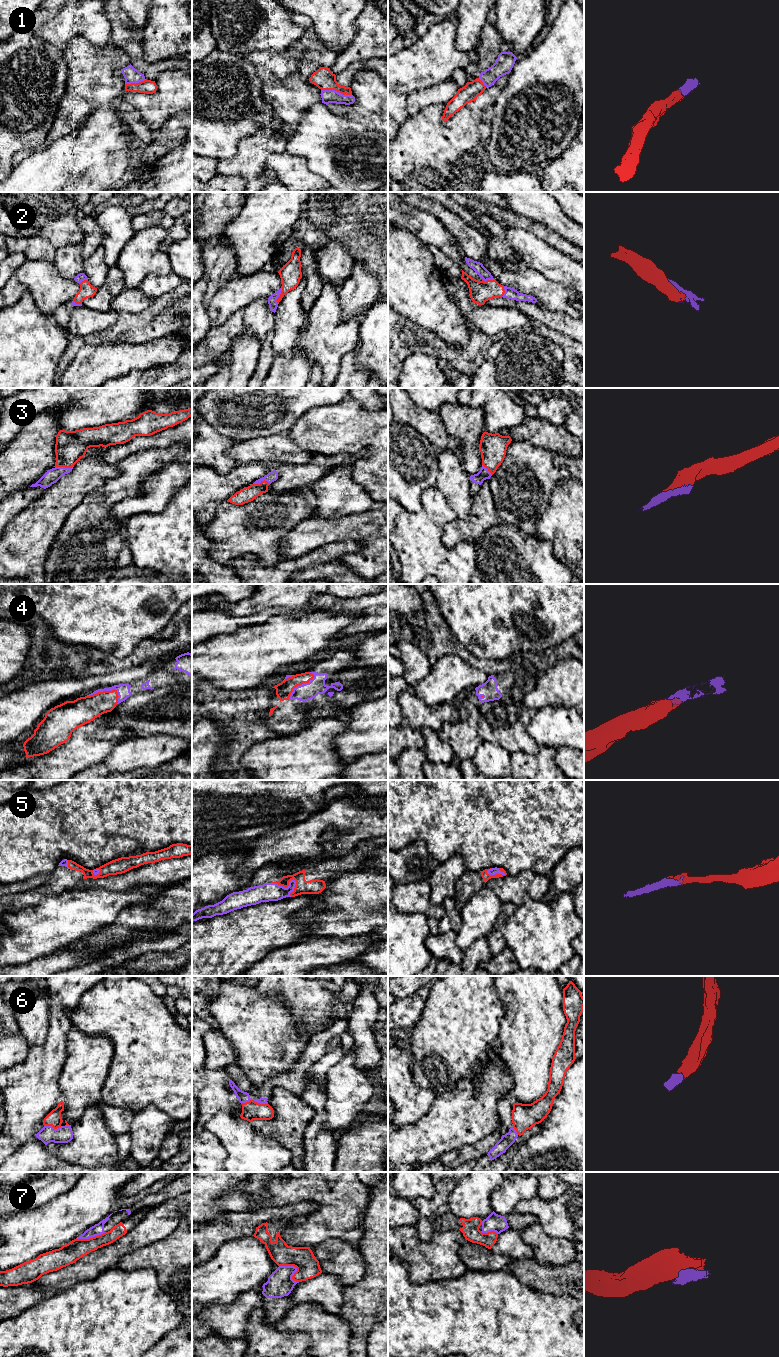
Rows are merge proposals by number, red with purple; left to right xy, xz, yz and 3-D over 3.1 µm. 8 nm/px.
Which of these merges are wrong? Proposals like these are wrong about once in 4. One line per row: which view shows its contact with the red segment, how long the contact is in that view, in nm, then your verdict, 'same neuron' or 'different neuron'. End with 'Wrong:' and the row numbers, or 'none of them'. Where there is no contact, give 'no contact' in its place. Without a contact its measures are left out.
1: meets red in xz; contact 260 nm long; same neuron
2: meets red in xz; contact 140 nm long; same neuron
3: meets red in xy; contact 150 nm long; same neuron
4: meets red in xy; contact 260 nm long; same neuron
5: meets red in xz; contact 200 nm long; same neuron
6: meets red in xy; contact 140 nm long; same neuron
7: meets red in xz; contact 220 nm long; different neuron
Wrong: 7

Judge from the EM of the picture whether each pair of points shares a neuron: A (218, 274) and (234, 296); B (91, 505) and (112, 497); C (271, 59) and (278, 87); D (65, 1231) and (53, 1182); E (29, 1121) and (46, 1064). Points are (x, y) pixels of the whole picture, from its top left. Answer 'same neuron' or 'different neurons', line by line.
A: different neurons
B: same neuron
C: different neurons
D: different neurons
E: same neuron

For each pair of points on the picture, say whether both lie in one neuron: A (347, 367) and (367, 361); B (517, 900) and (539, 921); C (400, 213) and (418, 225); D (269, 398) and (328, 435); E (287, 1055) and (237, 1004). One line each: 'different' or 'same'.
A: different
B: different
C: same
D: different
E: same

